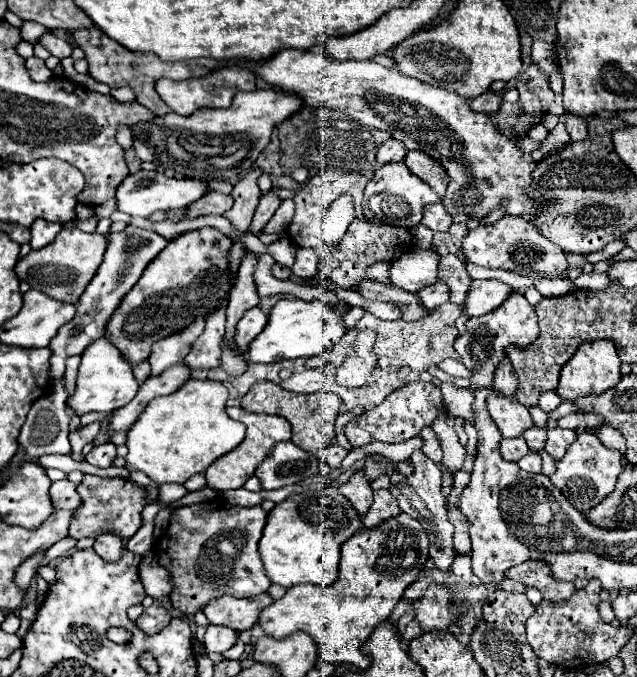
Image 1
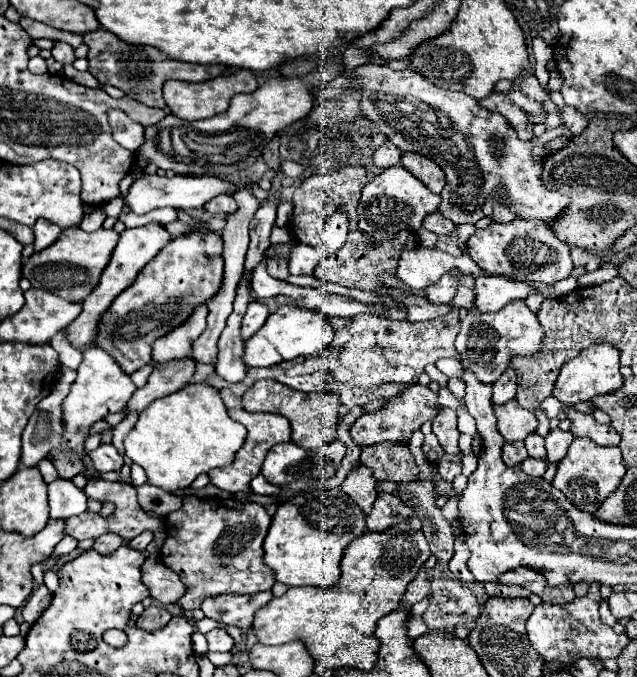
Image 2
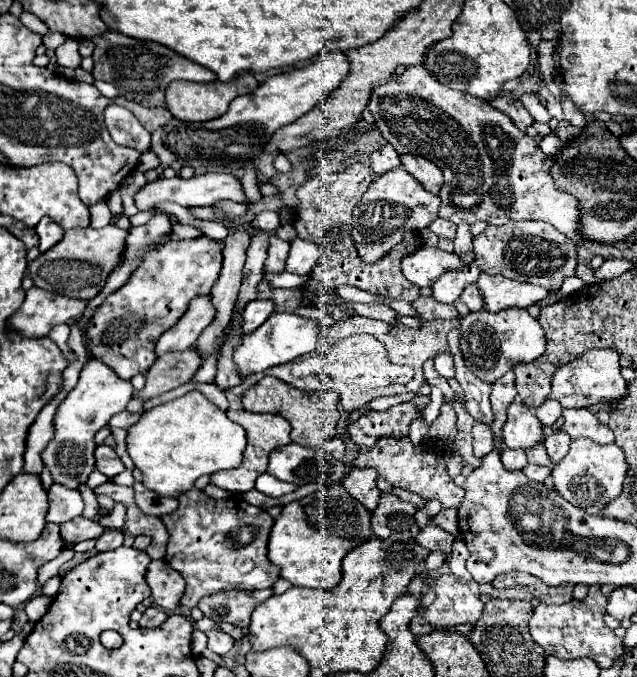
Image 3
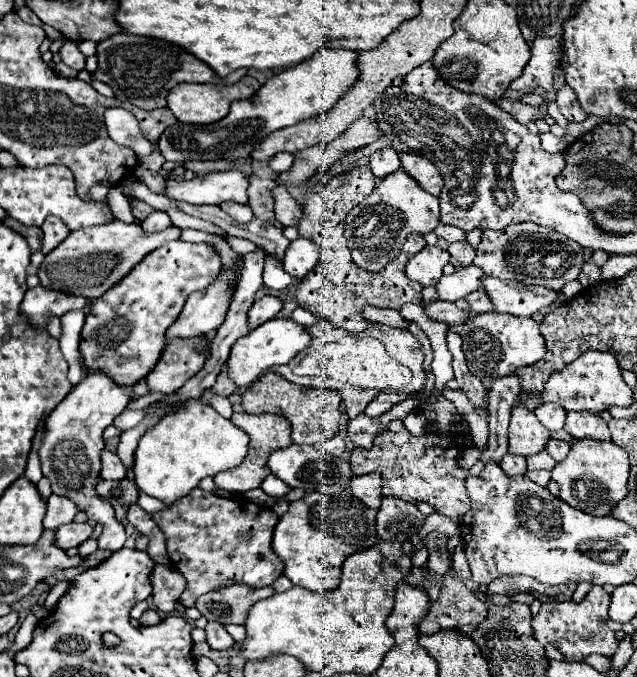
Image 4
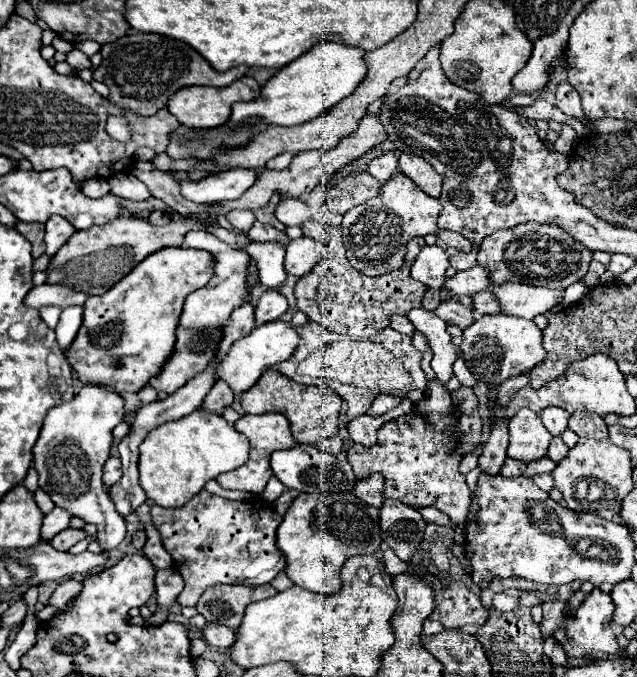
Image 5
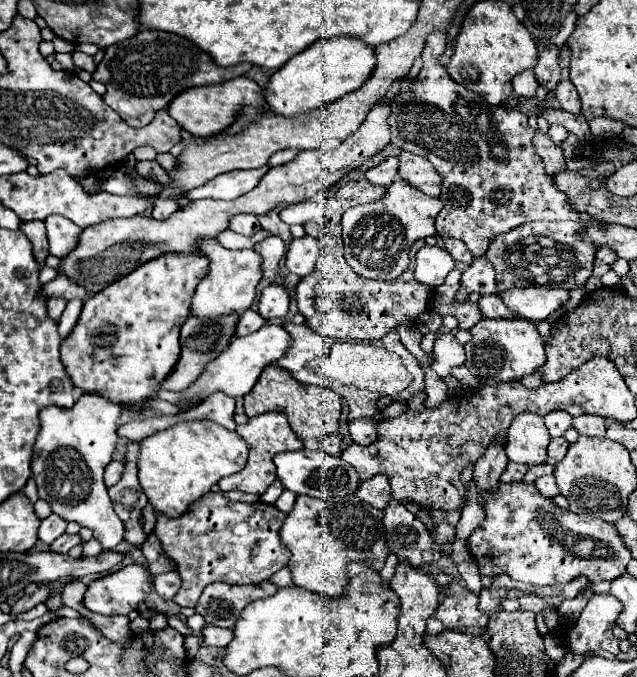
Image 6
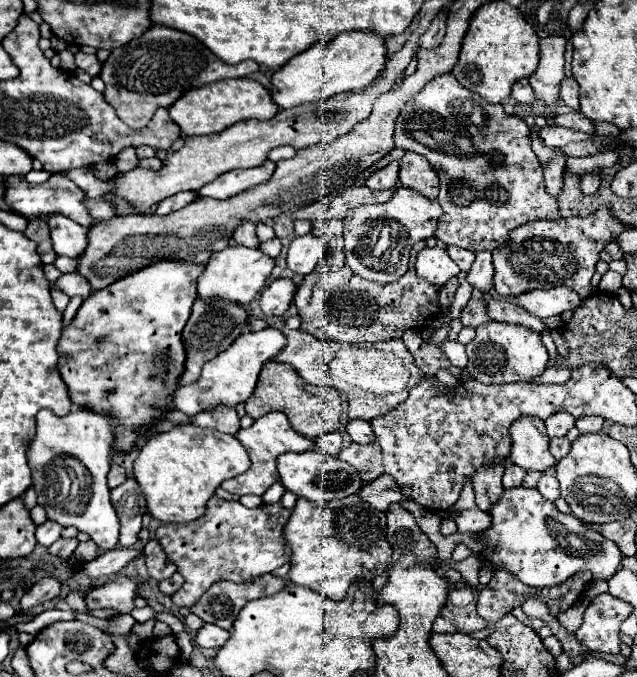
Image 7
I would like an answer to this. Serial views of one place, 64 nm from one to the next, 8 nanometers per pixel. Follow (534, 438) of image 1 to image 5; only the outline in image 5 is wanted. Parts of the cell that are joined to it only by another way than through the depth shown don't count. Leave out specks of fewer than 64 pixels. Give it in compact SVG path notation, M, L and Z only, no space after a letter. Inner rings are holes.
M544 456L544 458L540 458L540 460L532 460L532 462L528 462L528 468L526 468L526 472L524 472L524 476L534 476L534 474L542 474L542 472L552 472L554 470L554 466L556 466L556 462L552 462L548 456Z

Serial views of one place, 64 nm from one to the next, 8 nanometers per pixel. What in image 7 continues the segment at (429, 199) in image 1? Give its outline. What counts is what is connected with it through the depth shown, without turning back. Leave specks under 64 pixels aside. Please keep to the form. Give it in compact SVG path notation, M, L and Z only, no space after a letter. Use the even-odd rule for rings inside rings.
M404 186L396 188L392 198L384 204L354 208L344 218L344 254L348 266L364 280L380 284L394 282L408 270L408 256L412 246L418 240L436 234L436 222L440 214L442 208L436 200L428 200L426 196L420 196L420 192L412 192Z

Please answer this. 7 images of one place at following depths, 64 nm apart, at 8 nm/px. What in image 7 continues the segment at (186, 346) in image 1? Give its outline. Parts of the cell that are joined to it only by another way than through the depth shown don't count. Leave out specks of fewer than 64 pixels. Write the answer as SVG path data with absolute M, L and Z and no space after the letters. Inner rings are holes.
M236 246L236 248L224 248L220 252L212 252L212 260L208 260L204 274L198 278L198 298L204 300L206 304L214 300L224 300L248 308L256 292L264 286L272 268L274 268L274 260L256 248Z

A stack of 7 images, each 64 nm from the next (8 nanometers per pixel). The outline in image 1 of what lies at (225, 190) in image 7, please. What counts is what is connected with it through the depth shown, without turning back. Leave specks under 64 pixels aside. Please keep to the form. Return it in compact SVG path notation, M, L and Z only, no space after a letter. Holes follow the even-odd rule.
M138 170L136 174L128 174L118 190L116 190L116 210L130 214L130 216L152 216L154 212L168 212L168 210L182 210L188 204L196 202L198 198L202 198L208 192L206 184L202 184L200 180L176 180L176 178L166 178L164 174L158 172L150 172L150 170Z

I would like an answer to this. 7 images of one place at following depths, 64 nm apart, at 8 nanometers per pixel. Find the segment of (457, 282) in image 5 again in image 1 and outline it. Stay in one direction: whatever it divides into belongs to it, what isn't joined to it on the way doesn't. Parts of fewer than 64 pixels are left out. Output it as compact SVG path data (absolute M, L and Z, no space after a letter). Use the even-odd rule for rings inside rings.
M436 282L436 284L420 290L416 296L418 296L420 304L424 304L424 308L434 310L434 308L438 308L440 304L448 302L448 292L450 292L450 290L448 290L448 286L446 286L444 282Z

